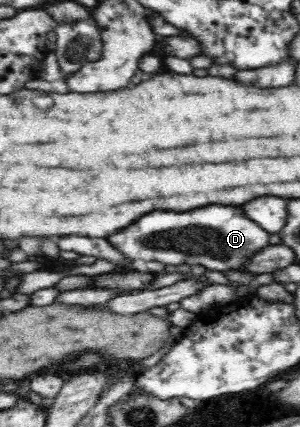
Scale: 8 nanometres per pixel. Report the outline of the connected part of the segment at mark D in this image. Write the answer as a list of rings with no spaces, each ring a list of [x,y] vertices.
[[[204,206],[198,210],[190,210],[190,212],[154,212],[148,214],[146,218],[142,218],[142,222],[130,226],[130,230],[124,230],[122,234],[114,234],[112,238],[108,238],[111,245],[122,252],[125,257],[132,260],[142,259],[145,261],[156,260],[164,265],[178,266],[181,264],[201,265],[206,270],[220,271],[237,270],[240,265],[243,265],[250,256],[258,250],[262,250],[268,245],[269,235],[266,231],[262,231],[256,223],[252,223],[246,218],[242,218],[242,214],[238,214],[238,208],[232,206]]]

